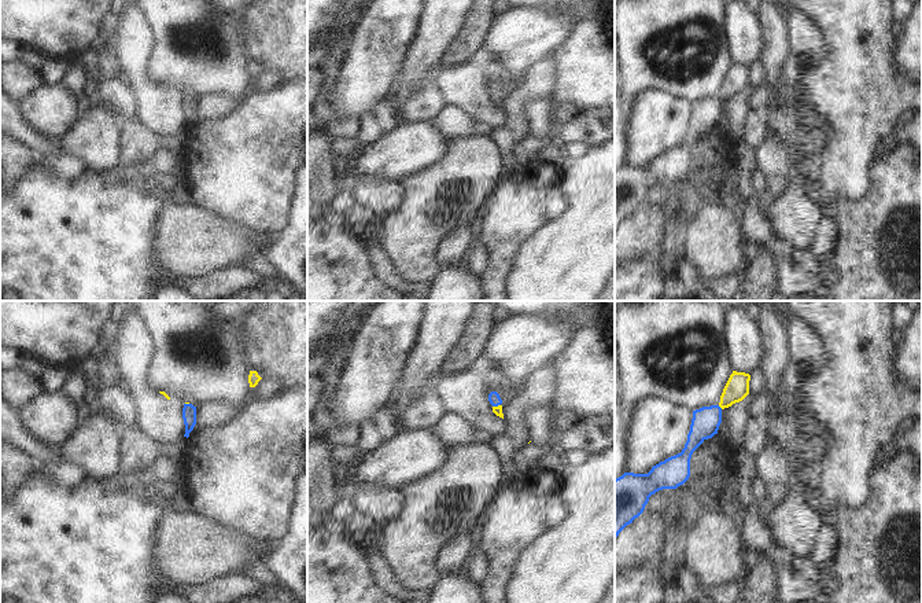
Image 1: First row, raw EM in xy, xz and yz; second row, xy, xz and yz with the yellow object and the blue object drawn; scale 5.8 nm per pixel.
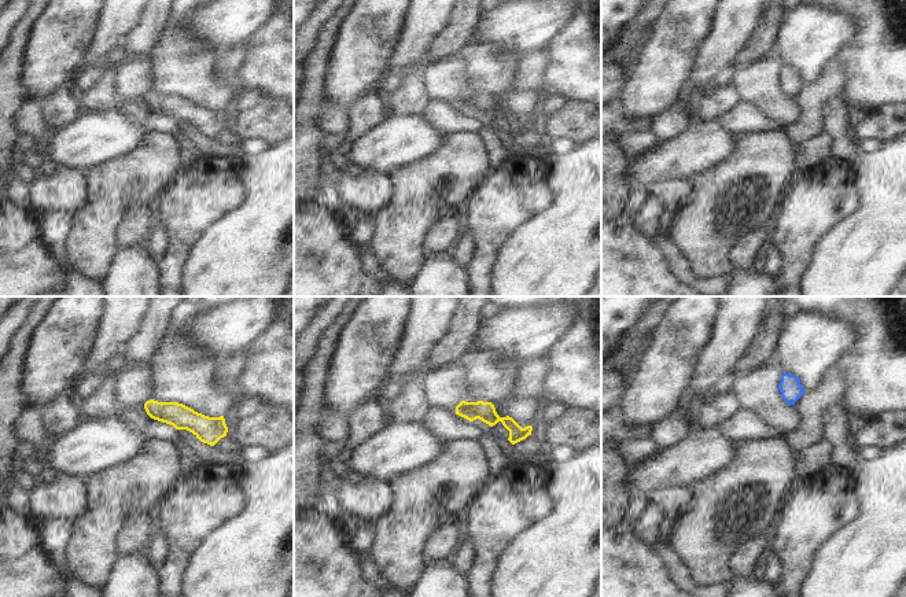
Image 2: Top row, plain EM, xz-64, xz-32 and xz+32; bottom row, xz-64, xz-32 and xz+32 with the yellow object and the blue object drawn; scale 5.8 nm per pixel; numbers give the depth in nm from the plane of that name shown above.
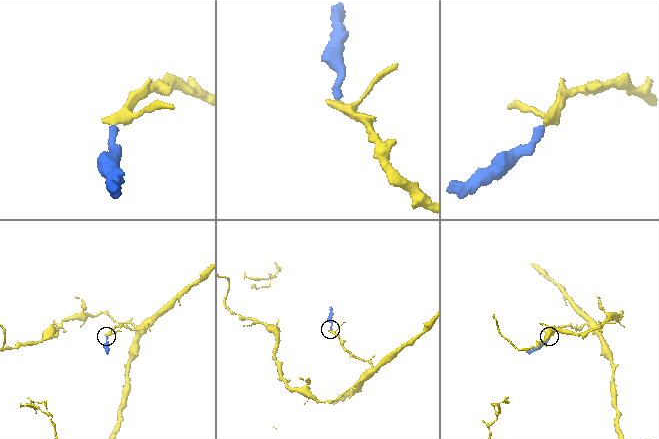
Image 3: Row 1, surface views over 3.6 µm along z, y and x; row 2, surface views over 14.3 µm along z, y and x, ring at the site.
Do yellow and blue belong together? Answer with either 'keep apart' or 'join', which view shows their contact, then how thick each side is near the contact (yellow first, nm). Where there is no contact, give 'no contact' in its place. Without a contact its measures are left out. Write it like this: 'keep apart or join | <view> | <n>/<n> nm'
join | yz | 140/170 nm

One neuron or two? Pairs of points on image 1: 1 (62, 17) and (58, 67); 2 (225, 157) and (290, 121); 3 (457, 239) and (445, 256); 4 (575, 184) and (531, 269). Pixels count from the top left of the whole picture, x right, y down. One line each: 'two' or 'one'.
1: two
2: one
3: one
4: one

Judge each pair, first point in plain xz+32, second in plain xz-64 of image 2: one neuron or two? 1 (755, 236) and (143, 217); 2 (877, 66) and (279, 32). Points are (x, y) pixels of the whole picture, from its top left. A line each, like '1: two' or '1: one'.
1: one
2: one

